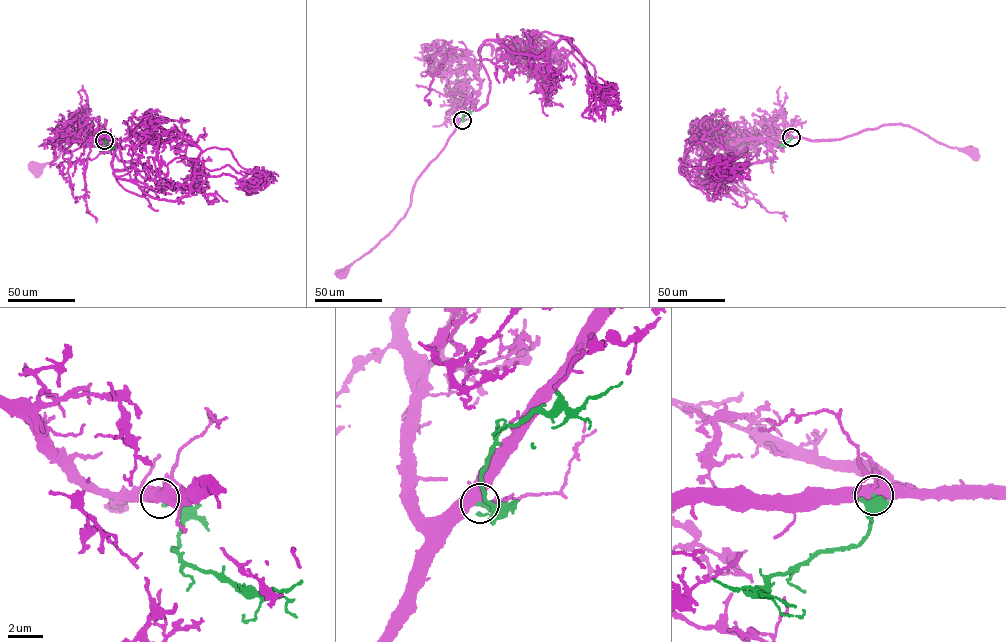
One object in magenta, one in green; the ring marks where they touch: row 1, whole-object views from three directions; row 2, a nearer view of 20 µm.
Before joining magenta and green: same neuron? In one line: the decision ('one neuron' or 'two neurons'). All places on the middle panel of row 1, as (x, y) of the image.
two neurons

